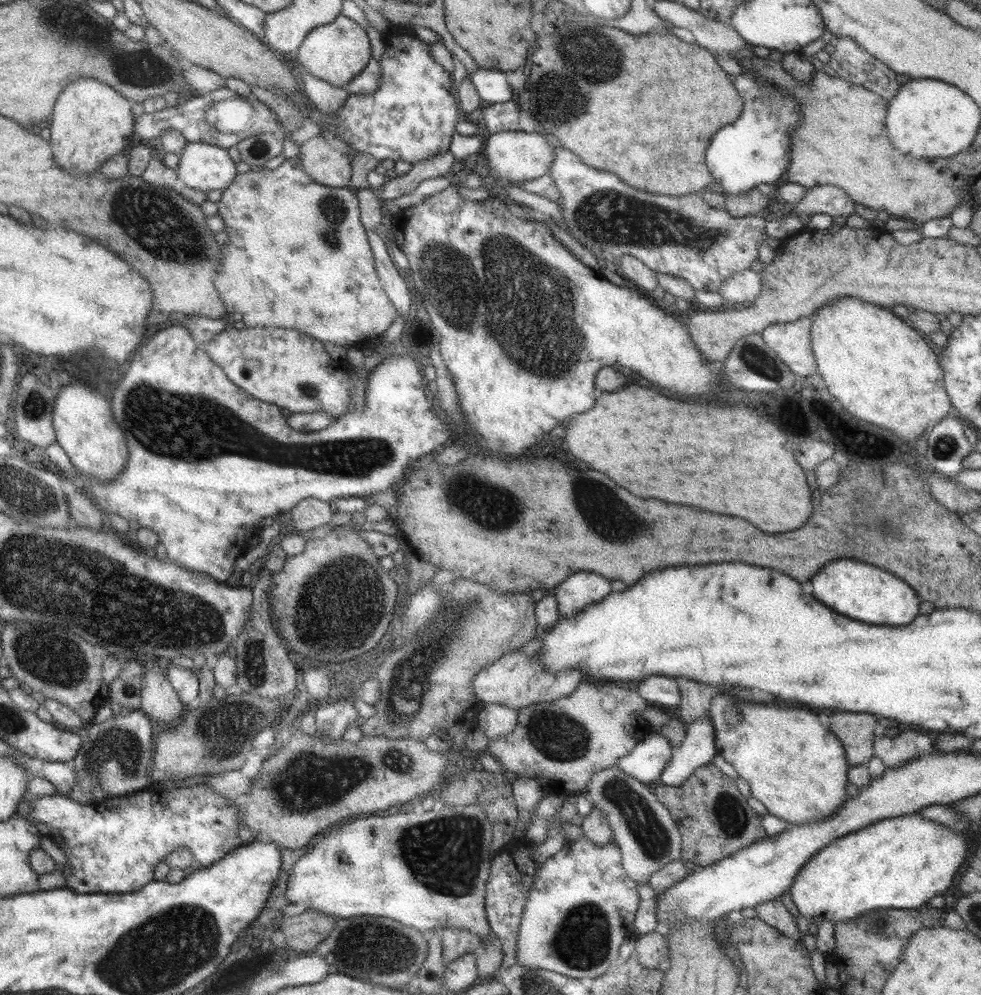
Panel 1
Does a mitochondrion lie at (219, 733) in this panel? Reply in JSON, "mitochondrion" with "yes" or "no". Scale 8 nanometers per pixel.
{"mitochondrion":"yes"}

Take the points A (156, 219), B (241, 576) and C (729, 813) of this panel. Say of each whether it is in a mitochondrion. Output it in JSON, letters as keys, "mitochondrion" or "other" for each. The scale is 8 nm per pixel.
{"A":"mitochondrion","B":"other","C":"mitochondrion"}

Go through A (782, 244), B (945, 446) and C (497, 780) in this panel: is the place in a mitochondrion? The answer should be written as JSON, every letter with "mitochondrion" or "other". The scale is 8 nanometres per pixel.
{"A":"other","B":"mitochondrion","C":"other"}

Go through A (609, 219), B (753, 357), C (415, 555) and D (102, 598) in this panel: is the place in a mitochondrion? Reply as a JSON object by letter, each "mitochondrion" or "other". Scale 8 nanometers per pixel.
{"A":"mitochondrion","B":"mitochondrion","C":"other","D":"mitochondrion"}

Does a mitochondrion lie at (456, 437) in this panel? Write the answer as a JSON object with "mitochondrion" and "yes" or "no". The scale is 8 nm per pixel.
{"mitochondrion":"no"}

